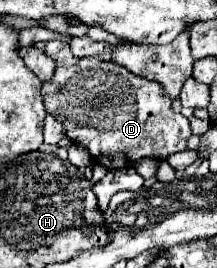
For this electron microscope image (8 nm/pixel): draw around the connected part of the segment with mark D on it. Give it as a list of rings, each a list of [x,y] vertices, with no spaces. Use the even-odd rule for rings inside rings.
[[[62,40],[48,42],[46,54],[56,62],[56,68],[50,82],[42,84],[44,108],[48,114],[64,124],[66,136],[74,144],[84,146],[98,164],[106,166],[108,170],[118,170],[134,166],[140,158],[166,160],[170,154],[182,152],[186,148],[186,142],[192,134],[188,118],[184,118],[182,114],[176,116],[176,112],[172,110],[172,102],[162,94],[162,86],[158,82],[136,76],[114,62],[104,62],[98,58],[76,58],[72,56],[70,46]]]

